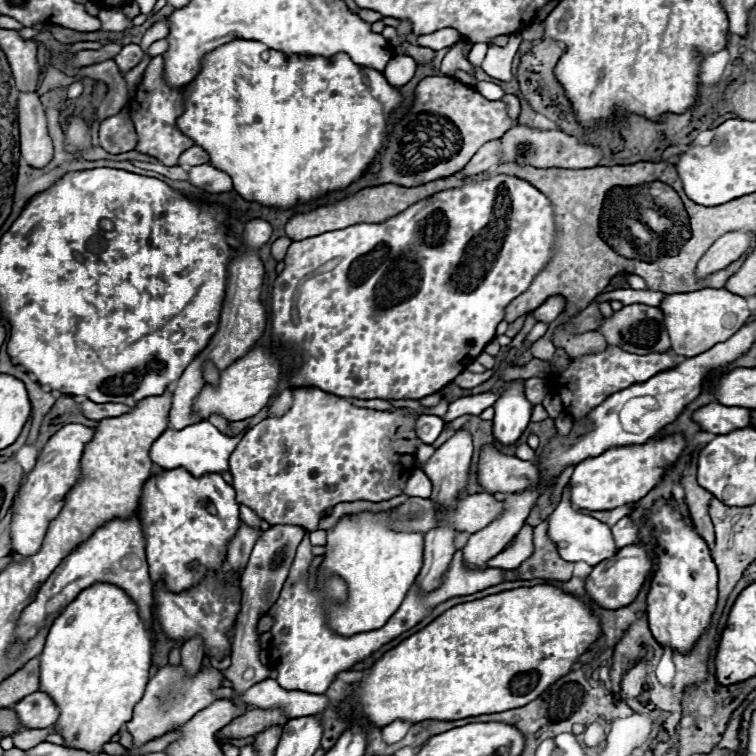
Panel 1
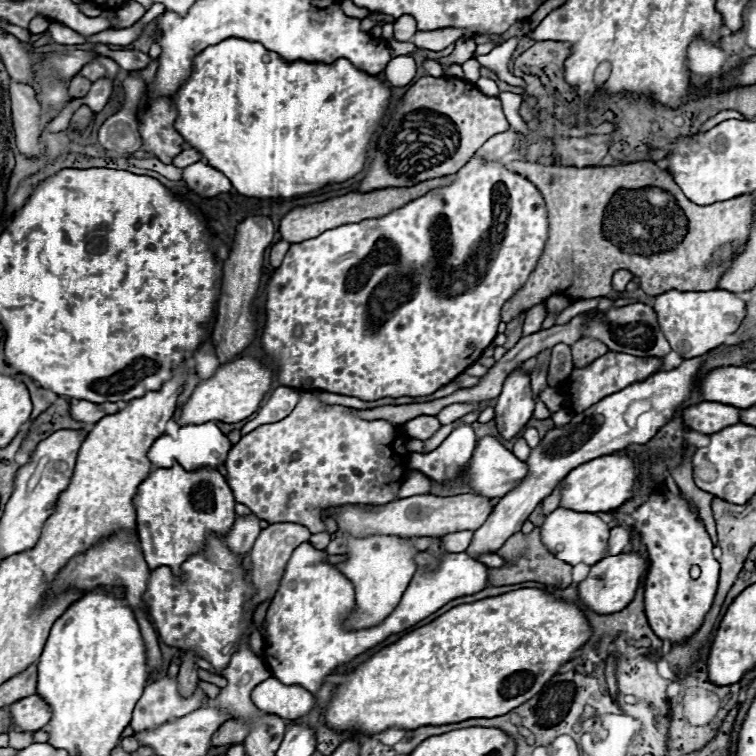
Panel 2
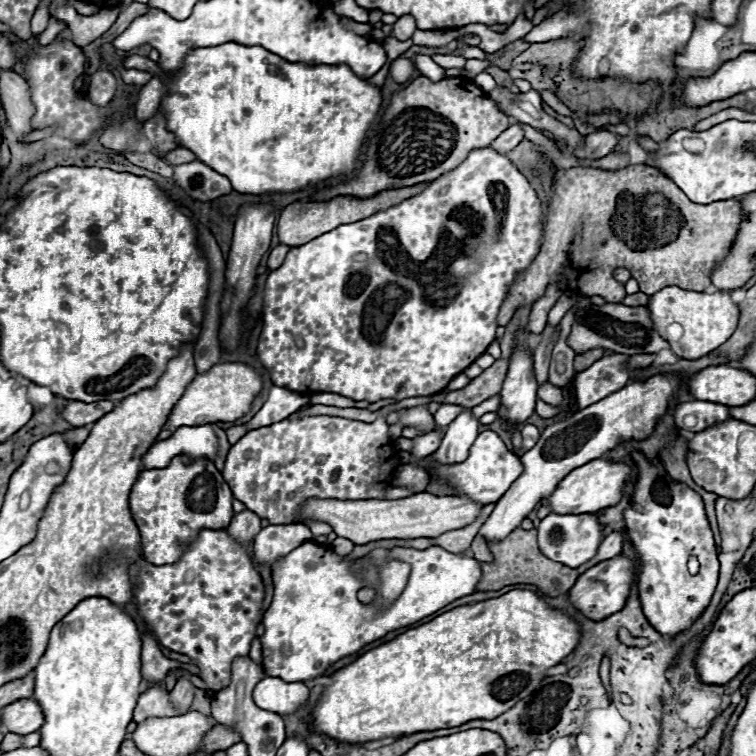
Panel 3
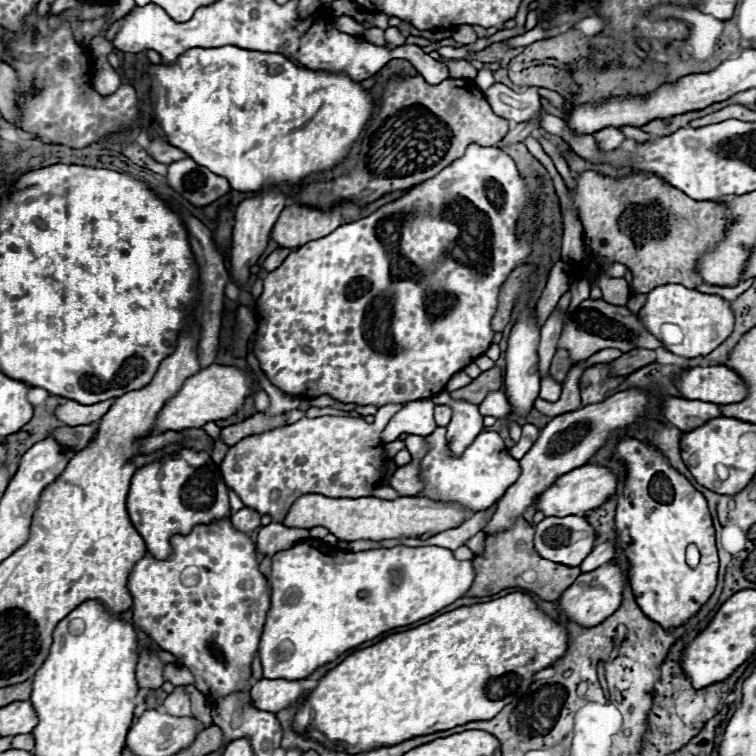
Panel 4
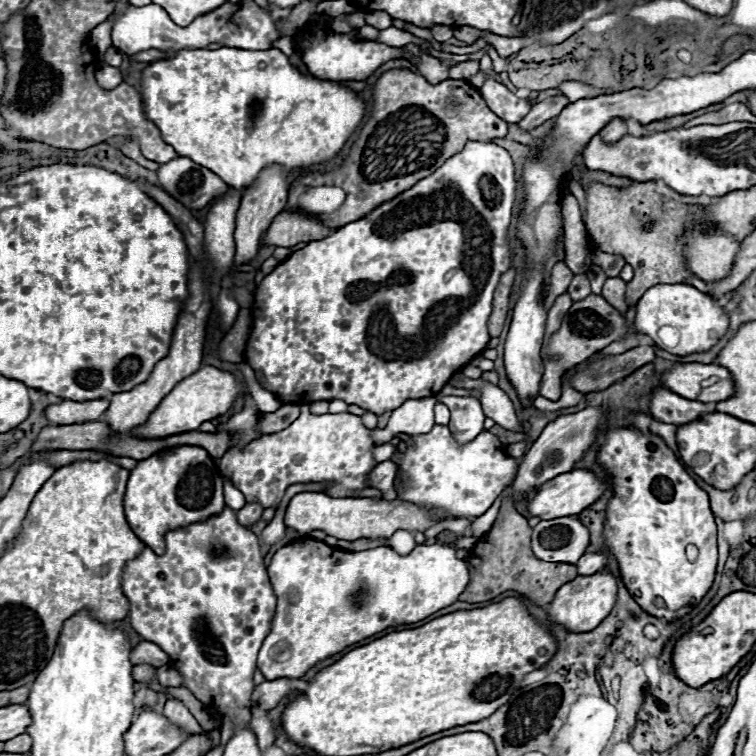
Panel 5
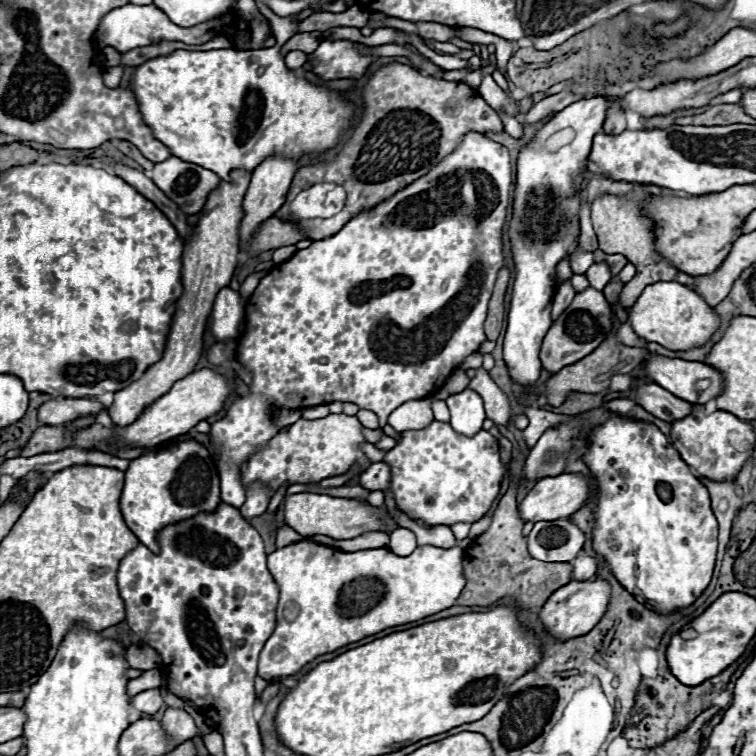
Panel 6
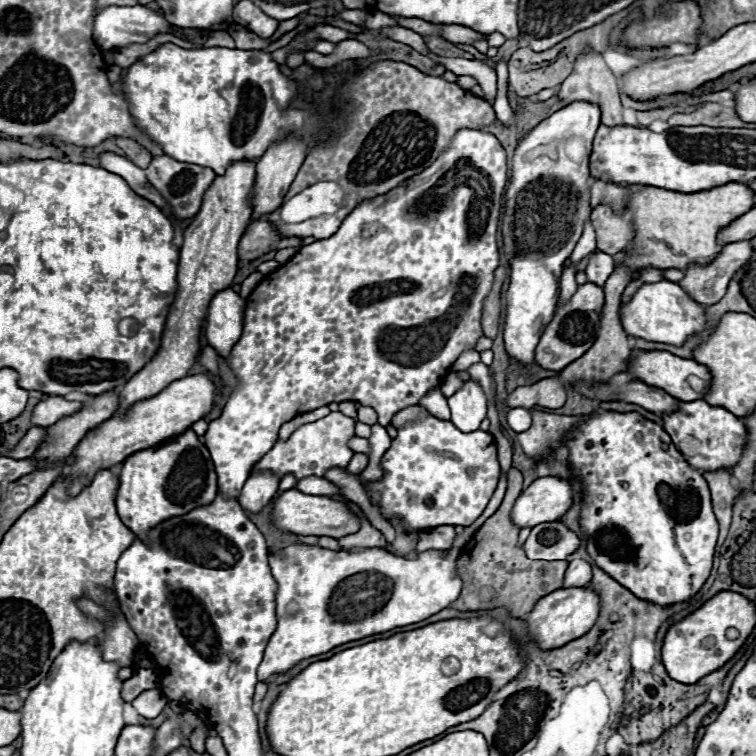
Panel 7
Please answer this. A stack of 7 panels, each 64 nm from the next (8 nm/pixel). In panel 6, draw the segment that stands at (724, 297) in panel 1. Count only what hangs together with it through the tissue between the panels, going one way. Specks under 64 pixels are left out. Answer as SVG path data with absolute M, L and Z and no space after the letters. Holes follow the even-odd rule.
M656 282L646 286L636 304L628 308L628 316L634 332L640 338L646 338L648 342L658 342L674 352L704 346L720 330L720 316L714 312L714 308L708 306L704 298L692 288L678 282ZM666 332L672 334L672 342L664 338Z

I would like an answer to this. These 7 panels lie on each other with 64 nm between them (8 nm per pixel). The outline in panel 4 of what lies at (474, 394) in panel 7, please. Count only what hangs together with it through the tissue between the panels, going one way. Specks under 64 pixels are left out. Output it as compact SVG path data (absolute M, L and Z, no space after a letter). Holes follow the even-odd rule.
M440 392L432 400L434 404L448 404L454 410L450 424L446 426L446 440L450 454L462 456L464 448L468 448L468 444L472 444L472 440L482 432L482 416L478 406L464 400L452 400L448 392Z

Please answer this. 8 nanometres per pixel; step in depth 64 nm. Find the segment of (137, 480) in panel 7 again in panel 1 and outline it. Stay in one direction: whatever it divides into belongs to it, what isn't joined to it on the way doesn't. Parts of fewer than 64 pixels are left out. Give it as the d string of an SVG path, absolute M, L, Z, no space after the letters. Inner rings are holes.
M184 468L166 470L146 480L140 500L146 556L154 584L162 582L170 592L184 592L200 584L208 574L222 570L228 540L236 534L240 516L236 492L220 474L196 478ZM192 562L196 562L194 568Z

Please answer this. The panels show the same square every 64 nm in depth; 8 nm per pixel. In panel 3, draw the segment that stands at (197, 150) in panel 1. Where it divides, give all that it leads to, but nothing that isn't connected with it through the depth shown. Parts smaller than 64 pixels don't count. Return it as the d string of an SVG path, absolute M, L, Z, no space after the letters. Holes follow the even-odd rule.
M176 148L176 150L168 152L166 160L168 160L170 164L178 166L178 164L186 164L186 162L194 162L194 160L196 160L196 156L194 156L192 152L188 152L186 148Z

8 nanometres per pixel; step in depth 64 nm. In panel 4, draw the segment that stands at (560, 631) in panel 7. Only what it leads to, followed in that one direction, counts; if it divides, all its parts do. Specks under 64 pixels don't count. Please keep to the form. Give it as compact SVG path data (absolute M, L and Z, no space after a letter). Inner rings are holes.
M606 562L602 566L598 566L592 572L584 572L576 578L576 582L564 590L564 594L560 596L558 604L560 604L560 612L572 620L578 622L580 626L596 626L600 622L604 622L608 616L612 616L616 612L616 608L620 608L622 604L622 592L626 586L626 568L612 562Z

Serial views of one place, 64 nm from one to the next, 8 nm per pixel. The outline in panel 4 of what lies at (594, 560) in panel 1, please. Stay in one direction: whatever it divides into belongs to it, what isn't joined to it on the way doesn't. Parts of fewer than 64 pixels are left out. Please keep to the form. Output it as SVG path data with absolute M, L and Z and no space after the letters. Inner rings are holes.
M548 516L536 524L534 546L538 554L564 566L580 566L592 552L596 532L586 516Z

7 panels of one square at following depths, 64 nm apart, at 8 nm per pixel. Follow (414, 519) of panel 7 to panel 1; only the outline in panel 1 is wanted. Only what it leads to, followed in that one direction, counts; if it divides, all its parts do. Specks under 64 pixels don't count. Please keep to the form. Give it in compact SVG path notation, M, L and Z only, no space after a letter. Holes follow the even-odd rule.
M494 444L484 446L478 462L478 482L486 492L524 492L540 484L540 474L532 462L502 454Z

